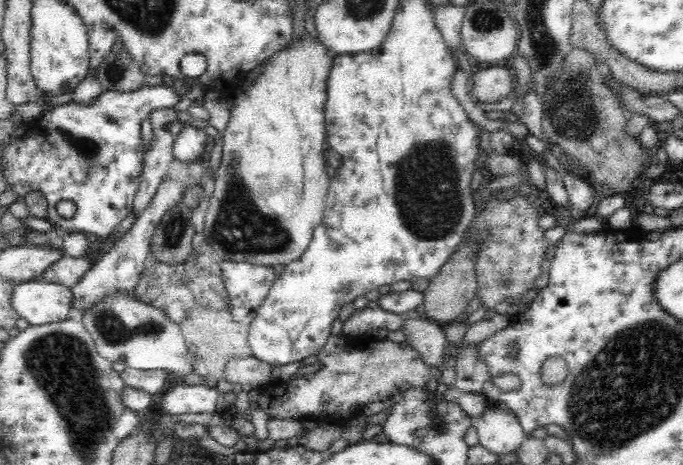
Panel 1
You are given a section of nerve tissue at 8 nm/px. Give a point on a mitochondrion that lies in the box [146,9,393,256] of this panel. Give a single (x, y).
(175, 227)

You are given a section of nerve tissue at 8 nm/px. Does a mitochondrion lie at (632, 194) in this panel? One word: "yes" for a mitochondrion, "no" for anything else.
no

